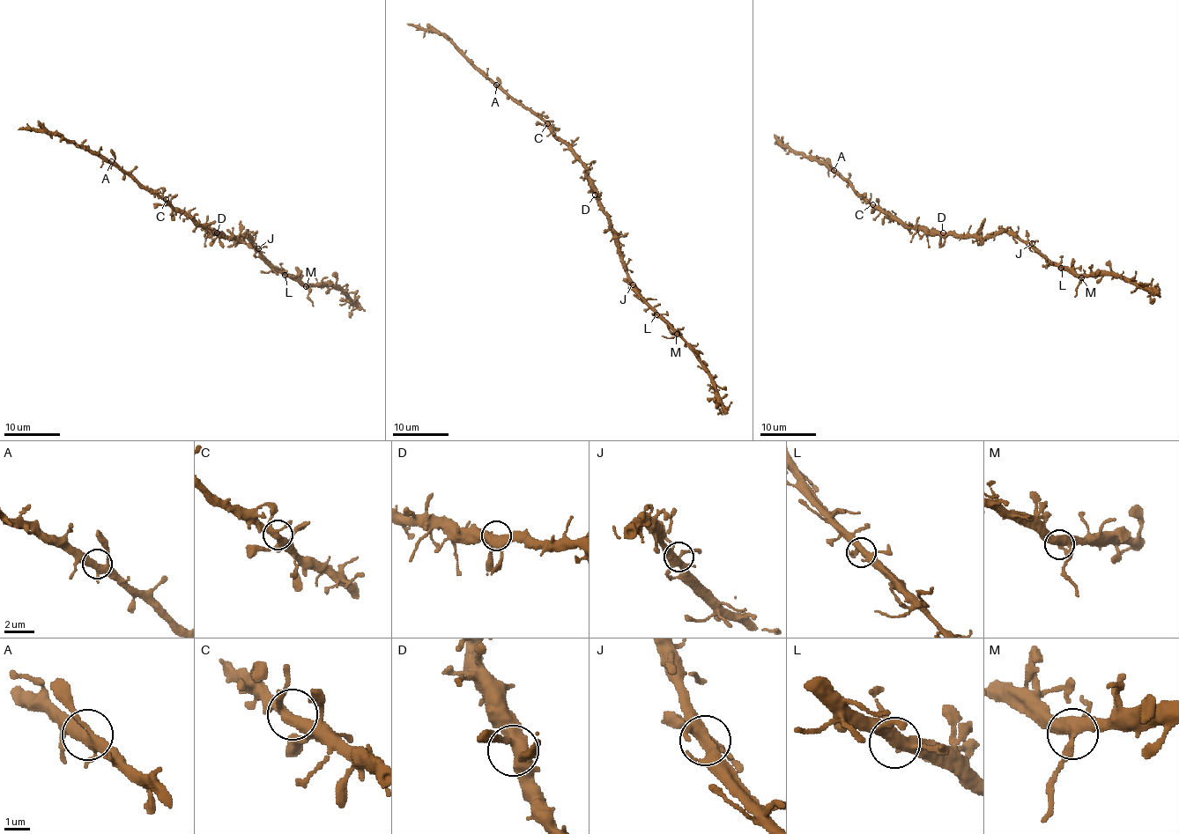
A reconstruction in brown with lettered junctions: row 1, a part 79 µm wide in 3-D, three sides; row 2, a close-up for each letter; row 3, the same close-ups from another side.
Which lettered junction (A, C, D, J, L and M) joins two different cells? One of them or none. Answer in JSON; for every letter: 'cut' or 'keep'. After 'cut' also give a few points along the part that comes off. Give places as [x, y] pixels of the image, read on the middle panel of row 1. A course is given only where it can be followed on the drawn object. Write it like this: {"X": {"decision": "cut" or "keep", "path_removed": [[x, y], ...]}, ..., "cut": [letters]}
{"A": {"decision": "keep"}, "C": {"decision": "keep"}, "D": {"decision": "keep"}, "J": {"decision": "keep"}, "L": {"decision": "keep"}, "M": {"decision": "cut"}, "cut": ["M"]}

